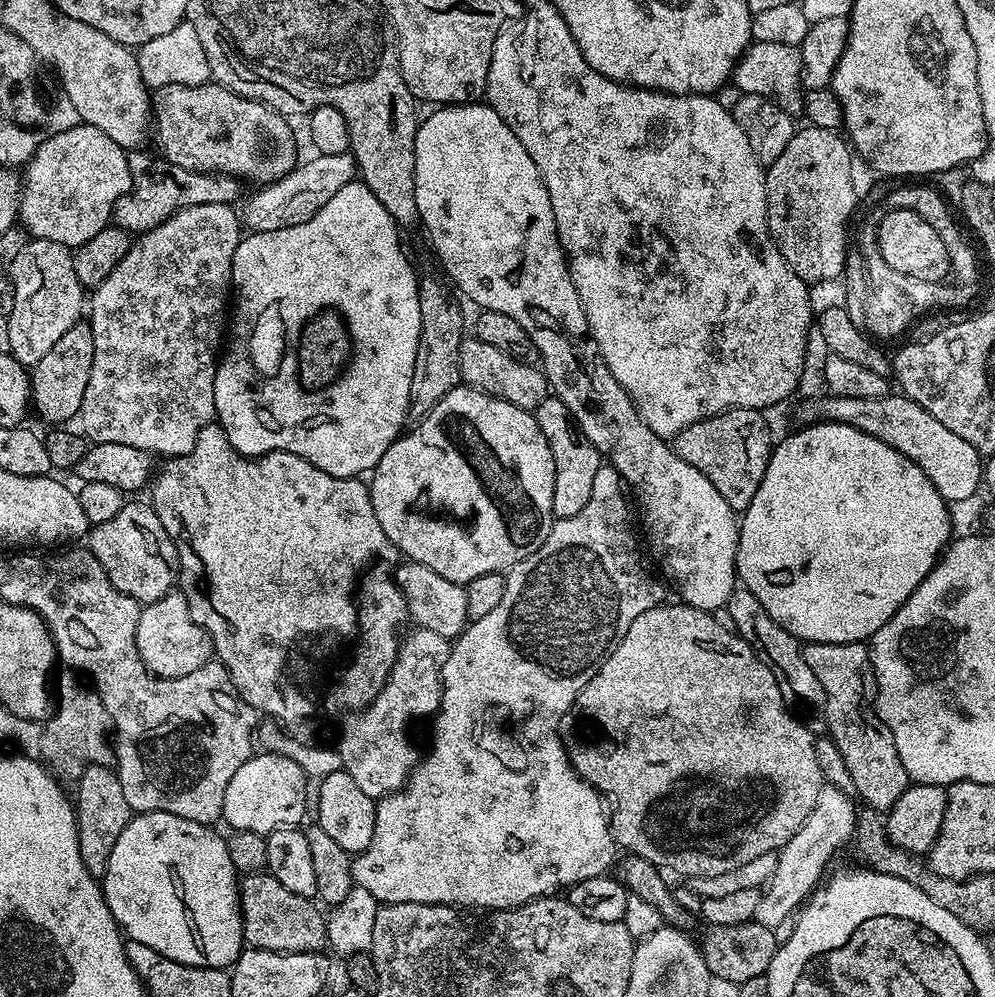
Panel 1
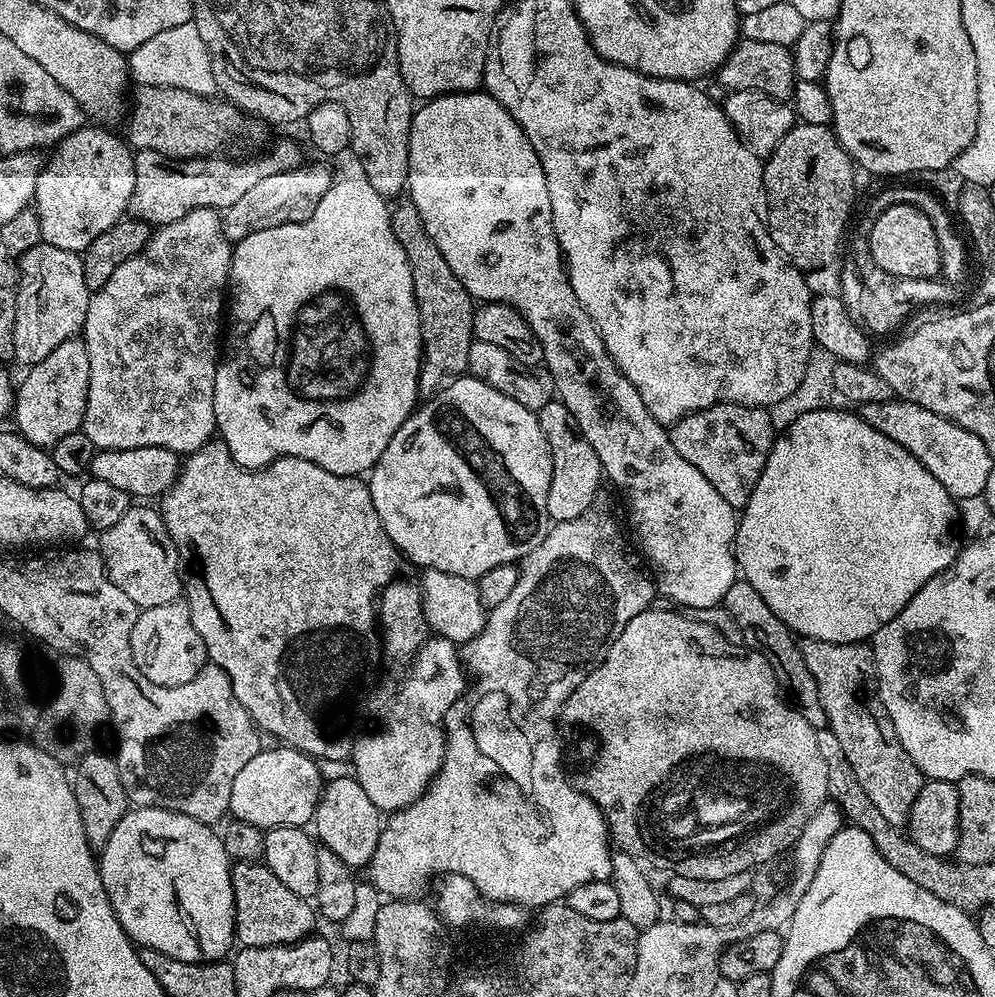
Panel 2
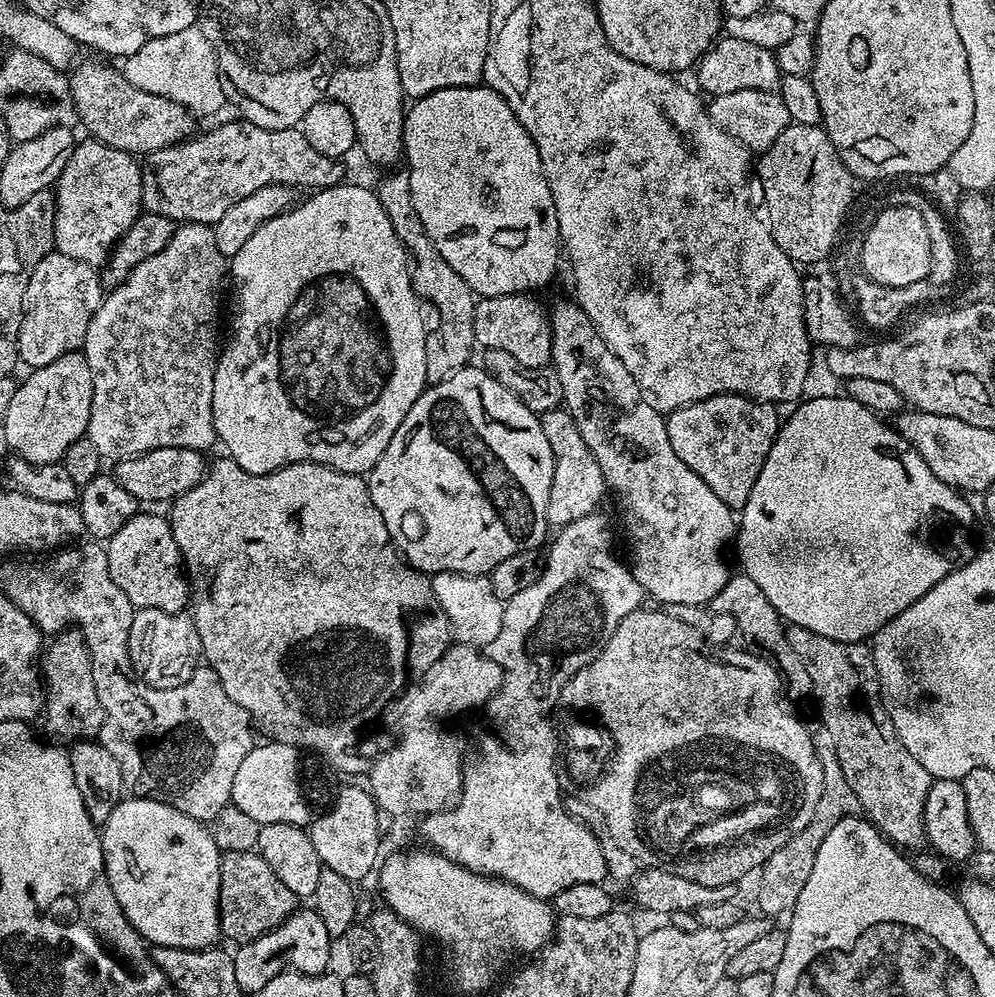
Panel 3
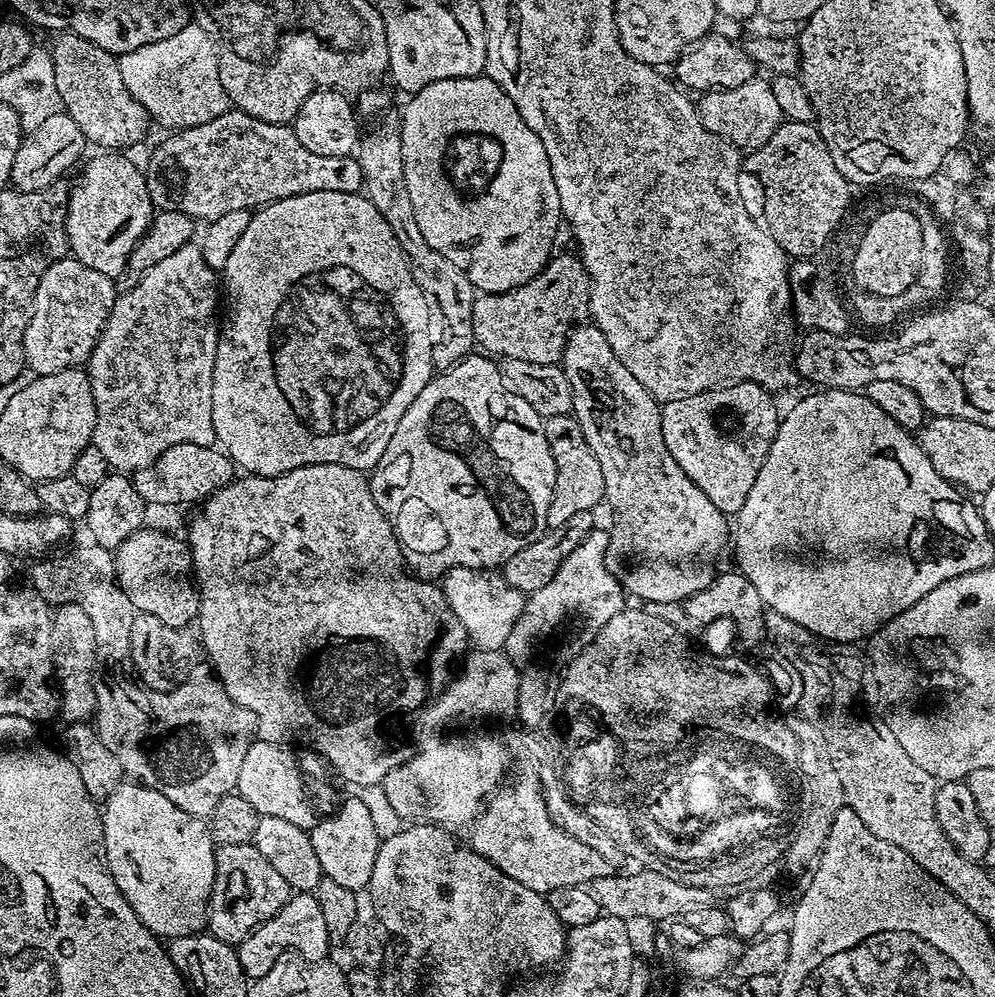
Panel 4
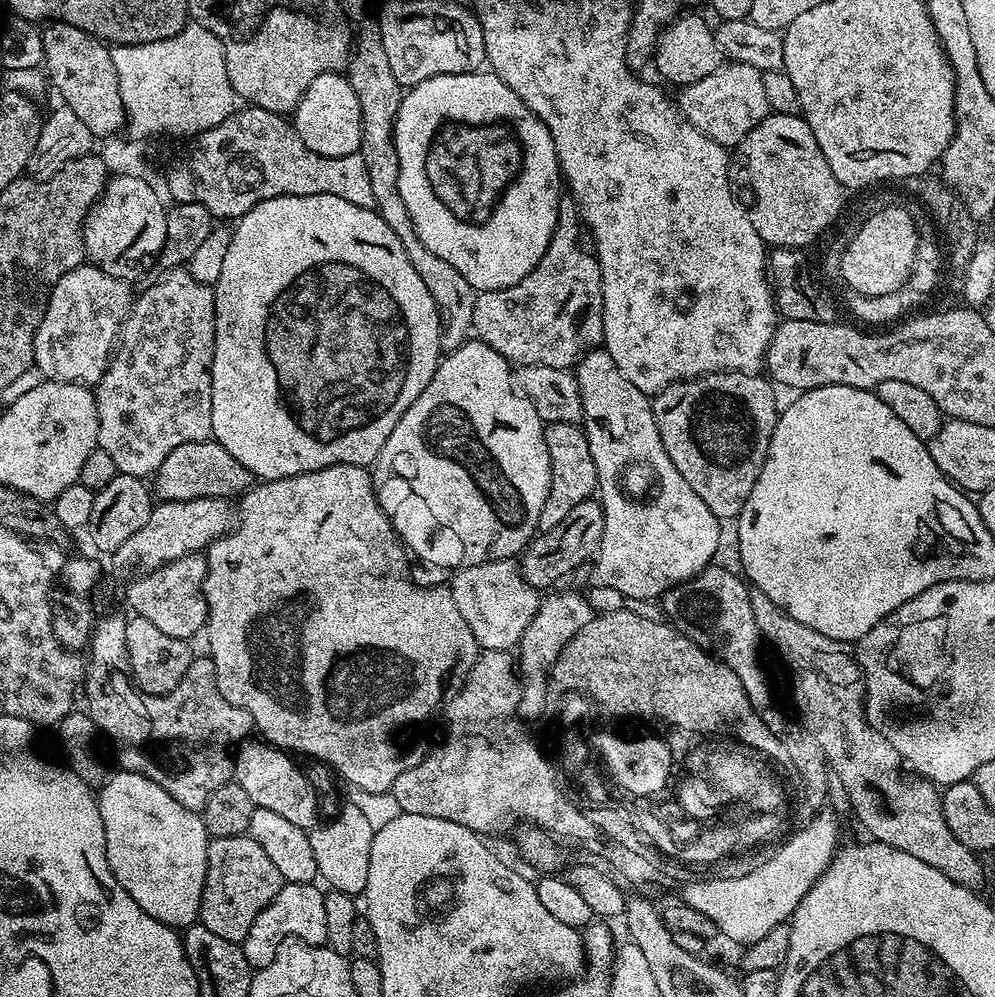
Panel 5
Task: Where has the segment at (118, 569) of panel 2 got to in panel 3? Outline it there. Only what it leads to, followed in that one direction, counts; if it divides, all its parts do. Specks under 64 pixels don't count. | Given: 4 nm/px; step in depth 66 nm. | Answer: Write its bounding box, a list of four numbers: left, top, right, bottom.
[106,510,190,612]

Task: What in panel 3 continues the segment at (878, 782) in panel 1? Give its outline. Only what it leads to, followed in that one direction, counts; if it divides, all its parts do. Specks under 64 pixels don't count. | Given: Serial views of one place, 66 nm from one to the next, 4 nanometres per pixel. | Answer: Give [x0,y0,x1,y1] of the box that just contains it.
[786,627,933,850]

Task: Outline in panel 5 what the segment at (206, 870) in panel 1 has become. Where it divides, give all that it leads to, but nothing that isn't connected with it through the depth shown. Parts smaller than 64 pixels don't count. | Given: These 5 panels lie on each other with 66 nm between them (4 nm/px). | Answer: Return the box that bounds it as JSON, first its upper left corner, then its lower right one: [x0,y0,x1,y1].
[98,770,209,930]

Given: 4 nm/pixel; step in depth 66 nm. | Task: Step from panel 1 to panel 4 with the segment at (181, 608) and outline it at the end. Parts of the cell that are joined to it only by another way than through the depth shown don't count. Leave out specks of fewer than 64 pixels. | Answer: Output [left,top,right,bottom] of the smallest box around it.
[128,612,198,692]

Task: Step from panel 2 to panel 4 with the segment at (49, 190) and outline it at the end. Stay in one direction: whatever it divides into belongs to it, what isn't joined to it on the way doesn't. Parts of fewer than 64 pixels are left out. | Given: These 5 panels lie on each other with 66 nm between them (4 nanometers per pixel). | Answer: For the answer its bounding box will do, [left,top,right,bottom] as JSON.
[66,150,156,278]

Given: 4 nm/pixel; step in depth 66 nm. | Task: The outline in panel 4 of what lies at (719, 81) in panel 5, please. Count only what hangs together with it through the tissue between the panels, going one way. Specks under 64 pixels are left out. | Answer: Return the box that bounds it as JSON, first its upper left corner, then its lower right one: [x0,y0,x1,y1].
[698,78,784,150]

